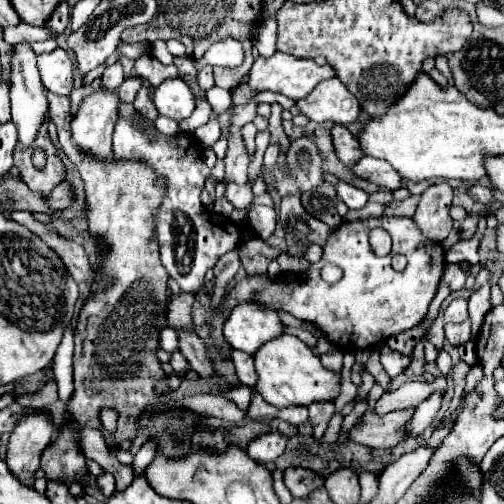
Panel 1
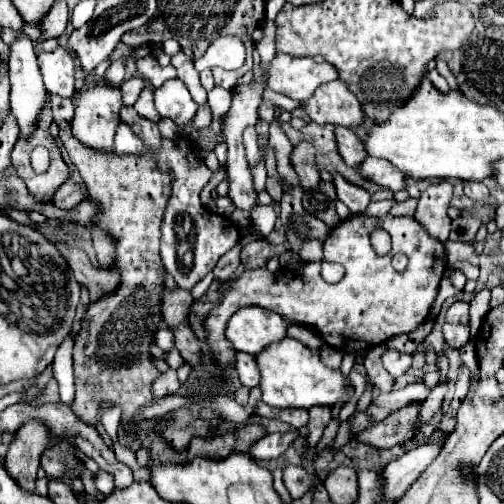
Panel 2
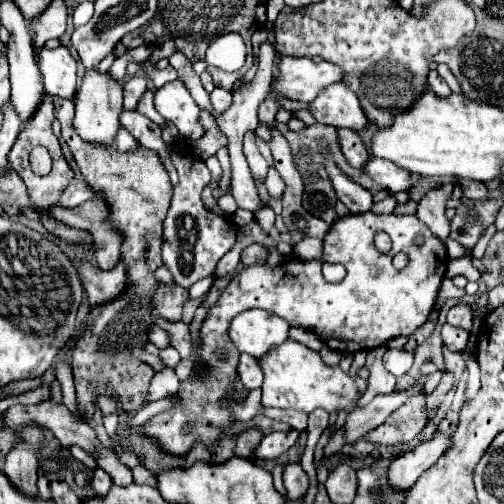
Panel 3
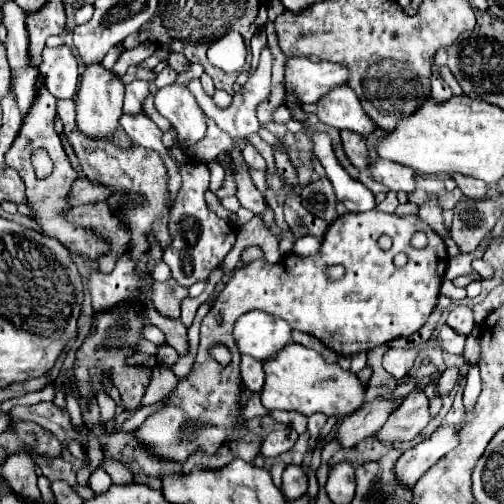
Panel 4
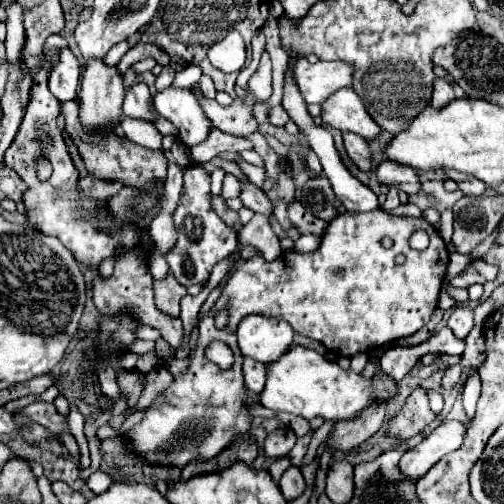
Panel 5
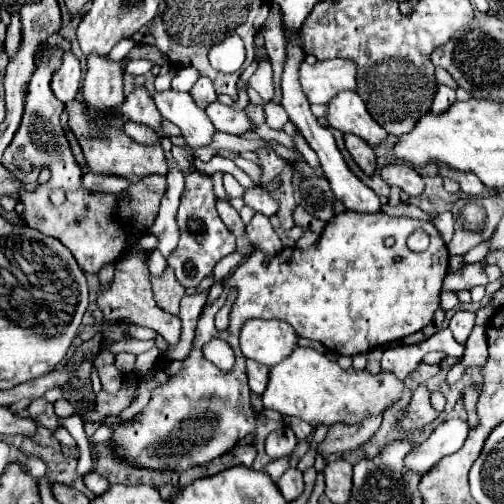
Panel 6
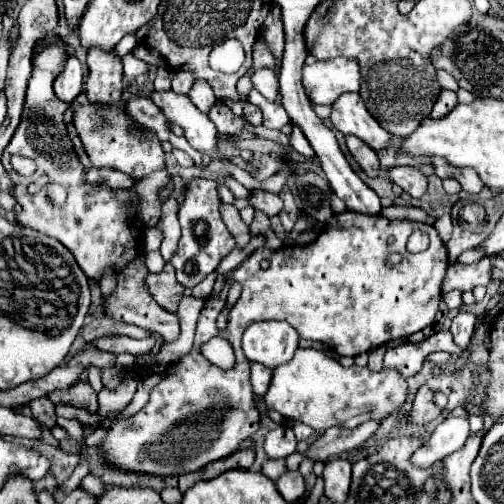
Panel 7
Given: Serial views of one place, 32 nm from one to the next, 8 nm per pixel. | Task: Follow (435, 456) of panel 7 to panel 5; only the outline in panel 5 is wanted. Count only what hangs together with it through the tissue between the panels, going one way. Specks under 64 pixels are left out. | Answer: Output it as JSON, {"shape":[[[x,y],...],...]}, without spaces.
{"shape":[[[450,420],[442,422],[426,440],[408,450],[400,460],[400,470],[410,478],[424,476],[442,456],[460,448],[466,424]]]}

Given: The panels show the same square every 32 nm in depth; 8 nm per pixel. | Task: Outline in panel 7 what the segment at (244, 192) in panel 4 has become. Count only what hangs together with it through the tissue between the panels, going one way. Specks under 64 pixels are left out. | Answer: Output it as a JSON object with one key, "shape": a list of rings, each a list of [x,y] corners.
{"shape":[[[256,190],[254,194],[248,196],[250,204],[260,208],[264,214],[268,216],[276,216],[280,214],[282,210],[282,198],[278,194],[272,194],[272,192],[264,192],[264,190]]]}

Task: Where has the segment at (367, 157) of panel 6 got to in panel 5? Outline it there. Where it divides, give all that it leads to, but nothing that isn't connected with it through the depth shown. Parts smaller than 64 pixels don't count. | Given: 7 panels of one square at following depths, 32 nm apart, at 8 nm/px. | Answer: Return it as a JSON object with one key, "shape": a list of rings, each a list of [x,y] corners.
{"shape":[[[344,132],[344,146],[348,156],[354,160],[354,164],[362,170],[362,172],[370,172],[374,168],[372,164],[372,152],[368,148],[368,142],[362,136],[356,136],[352,132]]]}

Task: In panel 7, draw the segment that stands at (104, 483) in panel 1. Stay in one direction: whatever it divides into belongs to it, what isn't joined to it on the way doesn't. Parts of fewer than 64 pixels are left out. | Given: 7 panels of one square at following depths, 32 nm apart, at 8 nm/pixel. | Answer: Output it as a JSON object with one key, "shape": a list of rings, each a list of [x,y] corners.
{"shape":[[[88,474],[84,480],[82,480],[82,488],[84,488],[86,492],[94,494],[94,496],[102,496],[102,492],[106,490],[106,488],[102,486],[100,478],[96,478],[96,476],[90,476],[90,474]]]}

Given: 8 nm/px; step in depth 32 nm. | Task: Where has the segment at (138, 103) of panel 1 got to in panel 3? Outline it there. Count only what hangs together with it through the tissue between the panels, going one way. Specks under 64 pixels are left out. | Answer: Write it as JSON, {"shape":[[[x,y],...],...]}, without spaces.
{"shape":[[[148,90],[148,92],[144,94],[144,100],[140,100],[140,104],[138,104],[138,106],[140,106],[138,112],[140,112],[140,114],[146,114],[152,122],[156,122],[156,124],[162,128],[162,126],[168,124],[168,120],[164,120],[164,118],[156,112],[156,108],[154,108],[154,100],[152,100],[152,98],[154,98],[154,94]]]}

